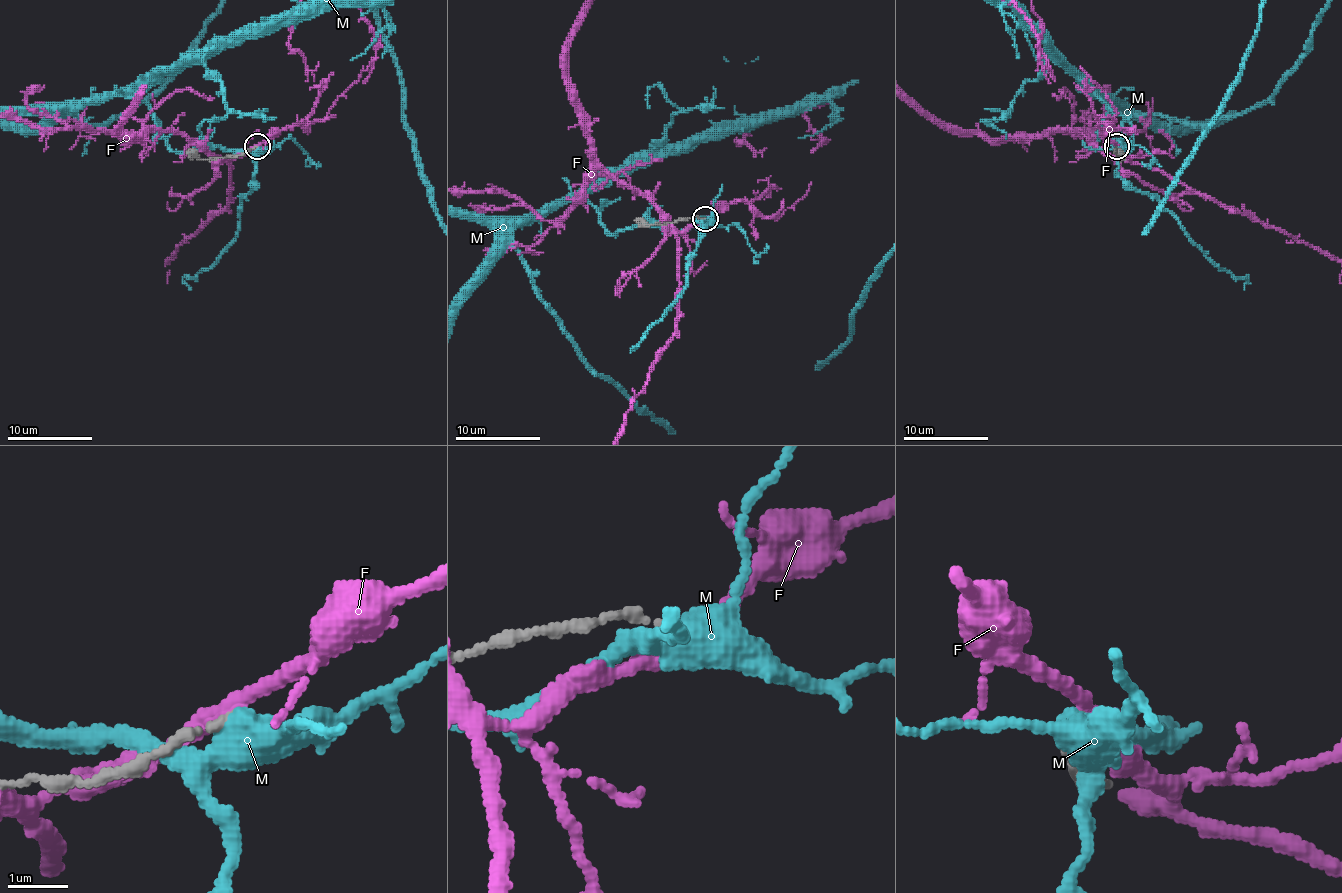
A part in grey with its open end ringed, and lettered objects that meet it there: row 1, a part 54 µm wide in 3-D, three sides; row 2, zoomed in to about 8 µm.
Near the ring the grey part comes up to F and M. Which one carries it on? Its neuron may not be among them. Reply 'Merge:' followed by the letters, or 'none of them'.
Merge: none of them

